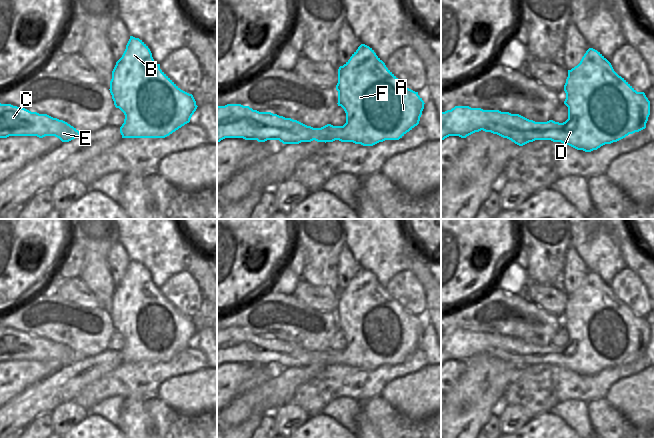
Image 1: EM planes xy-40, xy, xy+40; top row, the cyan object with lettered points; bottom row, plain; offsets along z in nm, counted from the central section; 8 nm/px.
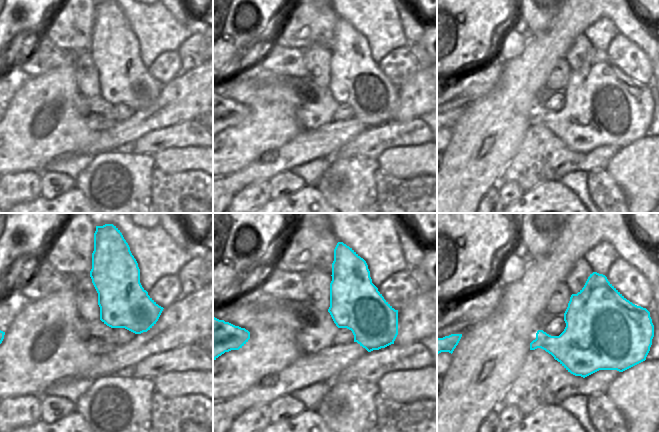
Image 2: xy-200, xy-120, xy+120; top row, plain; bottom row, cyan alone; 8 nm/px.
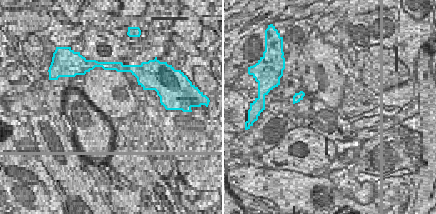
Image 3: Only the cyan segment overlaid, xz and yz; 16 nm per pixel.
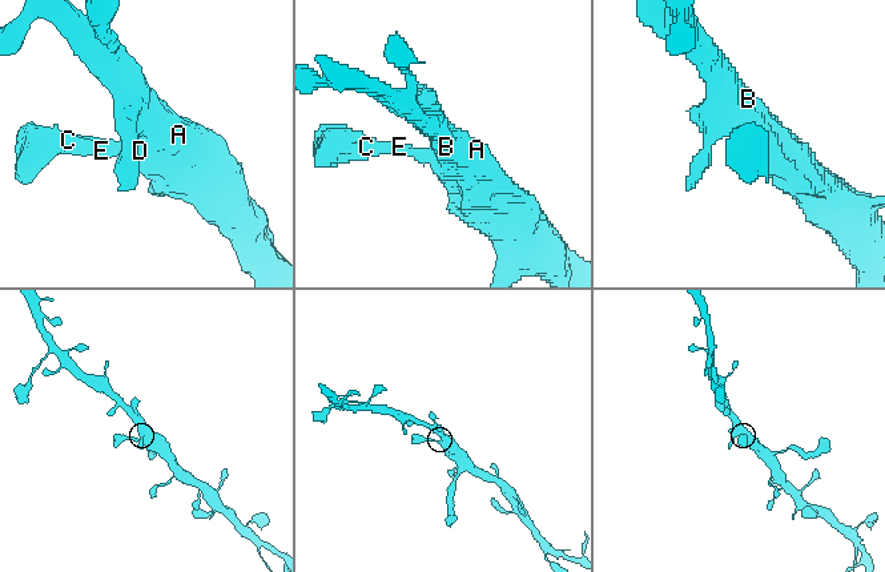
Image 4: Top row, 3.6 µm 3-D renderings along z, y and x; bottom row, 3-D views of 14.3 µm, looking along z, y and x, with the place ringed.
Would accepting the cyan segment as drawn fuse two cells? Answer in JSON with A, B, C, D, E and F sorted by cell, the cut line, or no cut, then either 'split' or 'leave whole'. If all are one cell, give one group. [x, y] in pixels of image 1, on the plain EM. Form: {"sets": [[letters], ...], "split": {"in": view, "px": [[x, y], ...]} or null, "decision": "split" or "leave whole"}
{"sets": [["A", "B", "C", "D", "E", "F"]], "split": null, "decision": "leave whole"}

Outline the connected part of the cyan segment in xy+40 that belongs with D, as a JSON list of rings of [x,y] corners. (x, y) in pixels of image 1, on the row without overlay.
[[[593,272],[586,275],[577,290],[568,294],[564,315],[568,343],[563,347],[553,344],[535,346],[509,336],[455,330],[451,334],[441,336],[441,366],[449,360],[466,362],[483,354],[507,362],[519,370],[535,364],[551,364],[577,374],[591,376],[646,352],[650,339],[650,325],[645,317],[637,316],[614,295],[611,287]]]

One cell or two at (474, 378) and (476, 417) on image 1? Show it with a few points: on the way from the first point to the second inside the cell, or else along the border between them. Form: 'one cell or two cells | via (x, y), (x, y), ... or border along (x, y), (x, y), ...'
one cell | via (476, 388), (476, 407)

